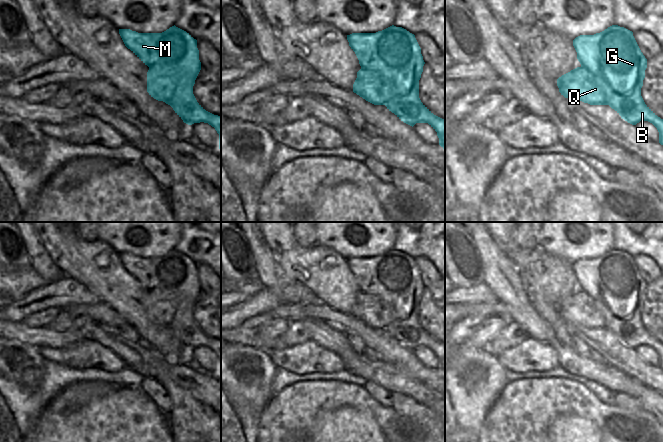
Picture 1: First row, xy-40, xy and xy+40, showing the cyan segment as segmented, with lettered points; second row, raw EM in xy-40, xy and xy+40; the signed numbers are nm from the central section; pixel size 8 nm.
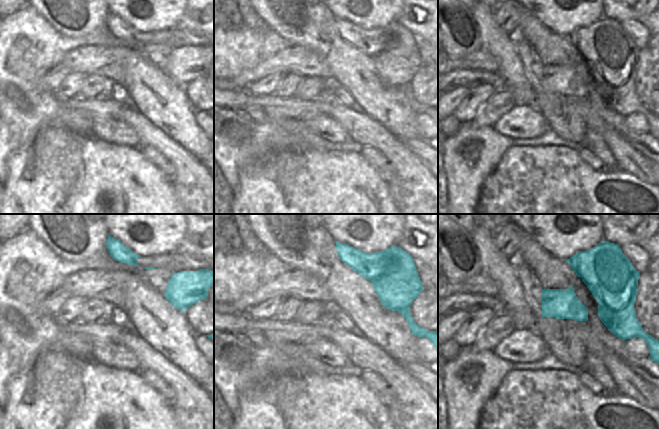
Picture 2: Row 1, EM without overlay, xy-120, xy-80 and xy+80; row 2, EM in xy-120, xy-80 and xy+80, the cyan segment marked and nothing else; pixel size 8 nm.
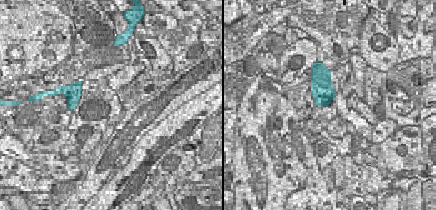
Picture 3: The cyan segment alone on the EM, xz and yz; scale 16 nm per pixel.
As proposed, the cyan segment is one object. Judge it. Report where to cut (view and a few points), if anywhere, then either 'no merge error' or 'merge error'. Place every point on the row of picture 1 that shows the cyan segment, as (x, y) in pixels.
xy-40 (154, 64), (169, 64), (179, 70), (179, 85), (163, 101) | merge error

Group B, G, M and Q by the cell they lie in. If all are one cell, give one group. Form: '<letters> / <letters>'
B G M / Q

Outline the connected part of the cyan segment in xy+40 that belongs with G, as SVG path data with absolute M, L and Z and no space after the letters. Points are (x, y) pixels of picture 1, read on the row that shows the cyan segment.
M612 25L594 35L580 35L573 40L577 59L581 66L607 82L609 106L622 119L632 125L640 121L652 123L659 132L659 143L663 145L663 119L658 117L644 102L641 88L645 78L647 59L641 52L633 32L618 25Z

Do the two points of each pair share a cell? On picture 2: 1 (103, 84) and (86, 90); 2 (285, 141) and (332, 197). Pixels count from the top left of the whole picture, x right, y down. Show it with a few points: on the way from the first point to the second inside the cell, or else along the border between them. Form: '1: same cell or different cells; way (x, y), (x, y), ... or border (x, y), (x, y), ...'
1: same cell; way (99, 85), (94, 85), (90, 88)
2: different cells; border (313, 149), (286, 149), (267, 153)

